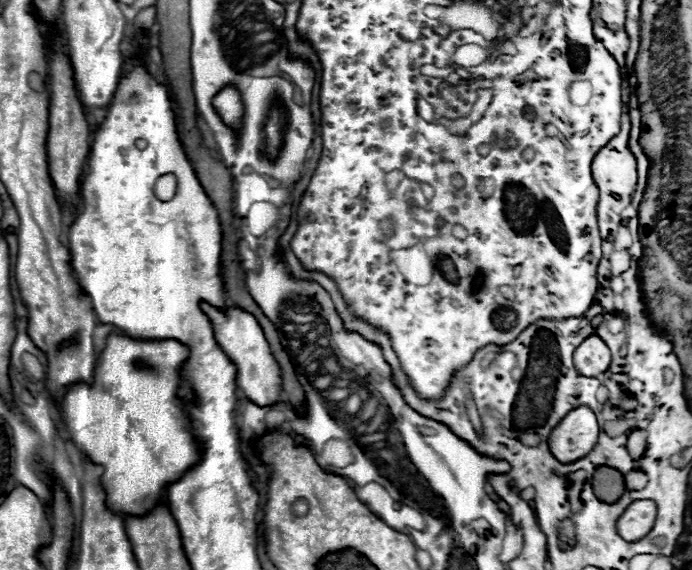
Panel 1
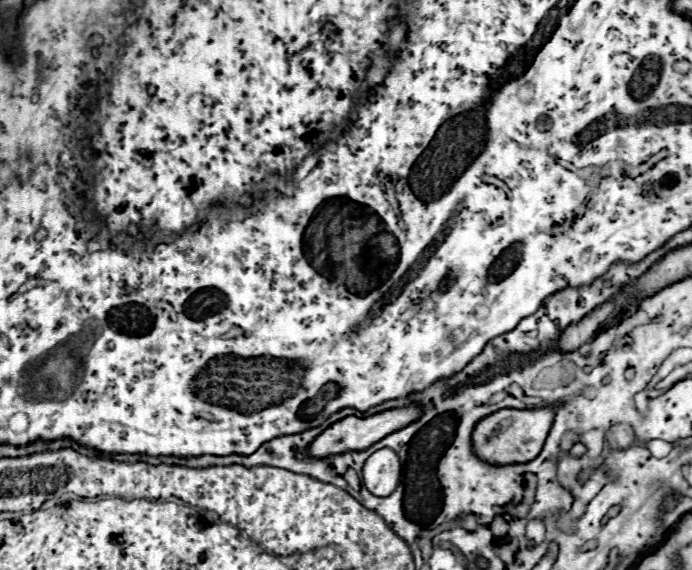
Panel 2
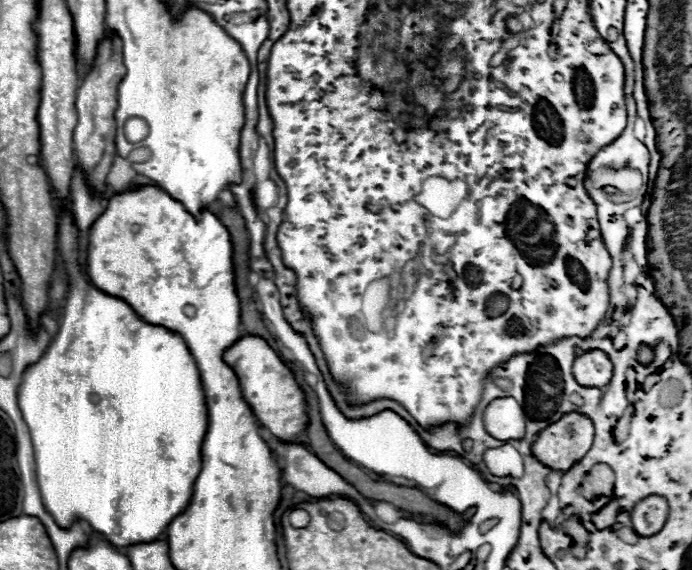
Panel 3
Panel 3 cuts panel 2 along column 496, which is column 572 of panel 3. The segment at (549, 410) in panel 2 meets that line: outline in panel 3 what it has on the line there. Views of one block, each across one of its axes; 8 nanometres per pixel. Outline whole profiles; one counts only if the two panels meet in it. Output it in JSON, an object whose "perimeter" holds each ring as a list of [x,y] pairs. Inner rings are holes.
{"perimeter":[[[578,412],[564,414],[556,424],[540,432],[532,454],[552,470],[572,468],[590,450],[594,440],[594,424]]]}

